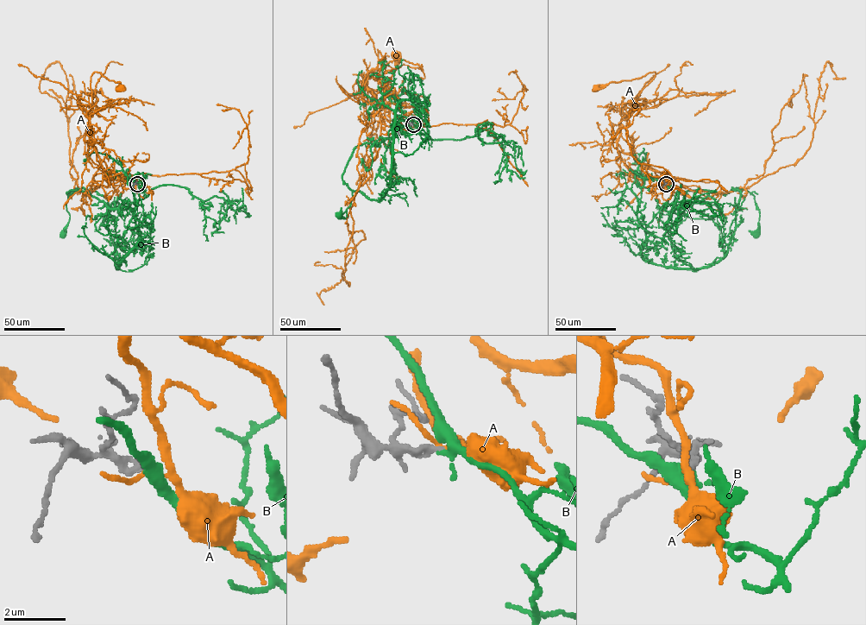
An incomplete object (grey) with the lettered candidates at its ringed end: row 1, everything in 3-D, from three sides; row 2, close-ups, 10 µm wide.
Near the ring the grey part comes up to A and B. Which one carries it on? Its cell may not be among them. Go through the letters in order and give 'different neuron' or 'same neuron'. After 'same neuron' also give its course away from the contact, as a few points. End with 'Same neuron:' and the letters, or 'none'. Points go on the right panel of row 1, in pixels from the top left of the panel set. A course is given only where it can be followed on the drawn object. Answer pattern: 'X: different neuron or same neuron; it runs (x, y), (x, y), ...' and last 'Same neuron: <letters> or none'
A: different neuron
B: same neuron; it runs (666, 184), (645, 260), (717, 262), (735, 228), (741, 195), (732, 188), (754, 195), (756, 233)
Same neuron: B

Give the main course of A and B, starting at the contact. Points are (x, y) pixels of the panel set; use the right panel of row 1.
A: (666, 184), (659, 176), (631, 170), (617, 148), (621, 119), (655, 72), (595, 87)
B: (666, 184), (645, 260), (717, 262), (735, 228), (741, 195), (732, 188), (754, 195), (756, 233)

